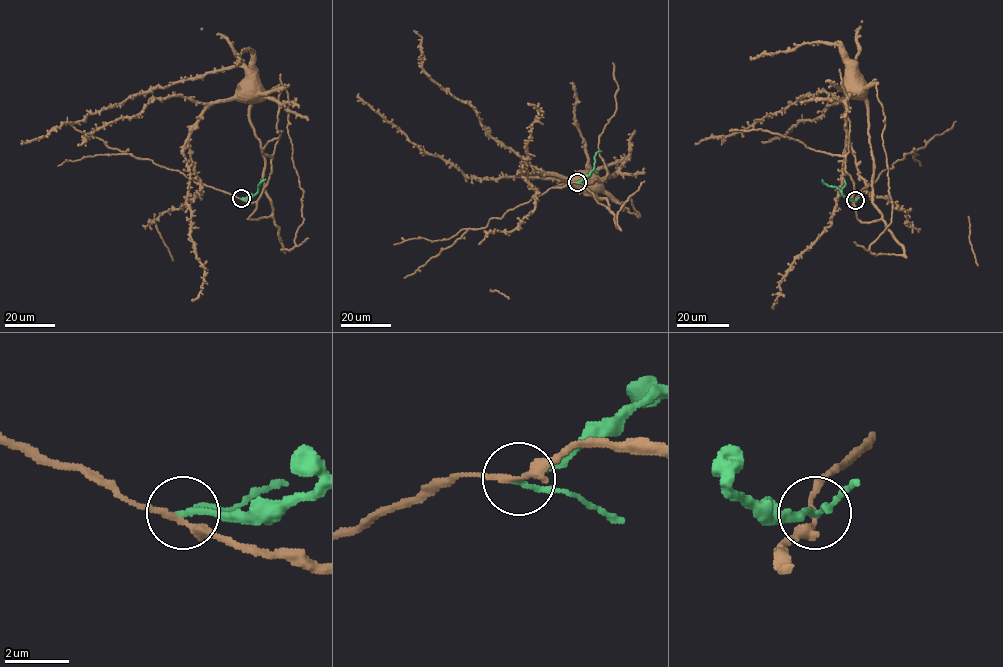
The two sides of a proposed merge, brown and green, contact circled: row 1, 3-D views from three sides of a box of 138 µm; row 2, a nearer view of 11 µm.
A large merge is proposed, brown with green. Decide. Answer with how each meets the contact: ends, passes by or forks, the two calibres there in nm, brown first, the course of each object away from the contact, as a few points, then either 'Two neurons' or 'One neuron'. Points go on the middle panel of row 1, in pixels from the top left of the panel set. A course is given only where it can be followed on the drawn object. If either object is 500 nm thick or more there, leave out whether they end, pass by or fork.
At the ring brown passes by. At the ring green passes by. Thickness 240 nm (brown) against 180 nm. Course of brown: (577, 182), (603, 181), (607, 172), (615, 176), (612, 177), (613, 174), (602, 178), (588, 177). Course of green: (577, 182), (593, 169), (594, 156), (601, 151). Two neurons

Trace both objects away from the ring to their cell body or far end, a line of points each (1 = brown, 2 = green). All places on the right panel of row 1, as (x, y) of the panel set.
1: (855, 200), (853, 204), (853, 183), (845, 170), (849, 121), (847, 101), (851, 92), (849, 82)
2: (855, 200), (845, 197), (838, 188), (822, 180)

